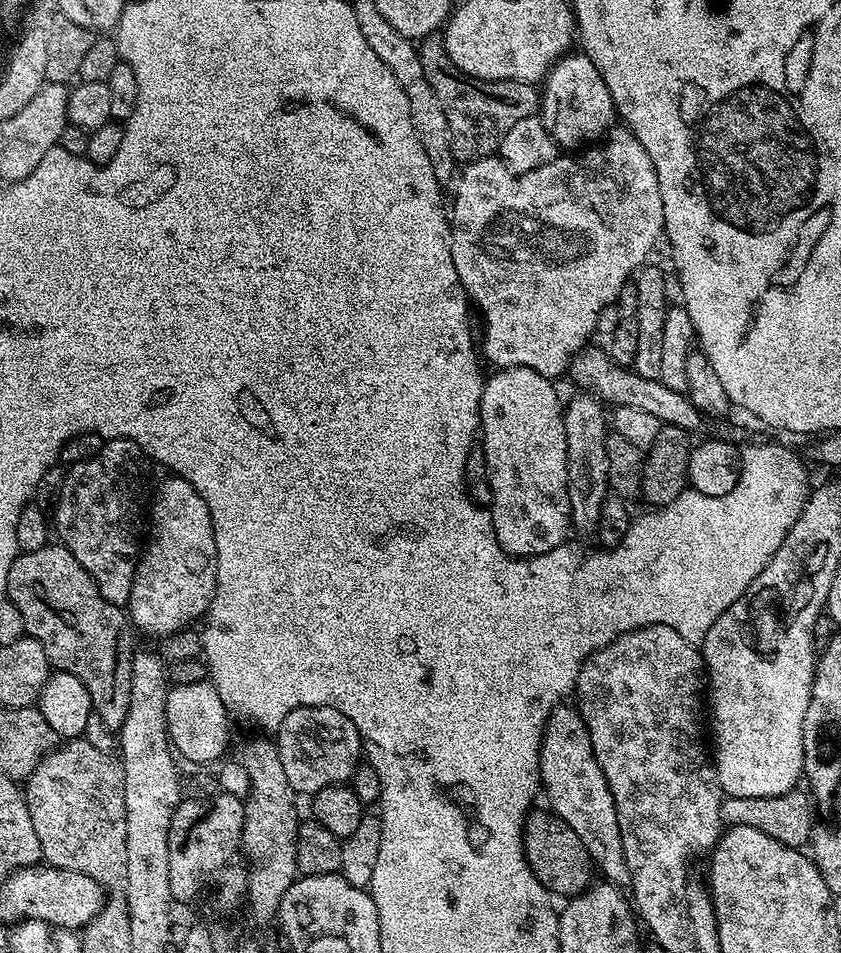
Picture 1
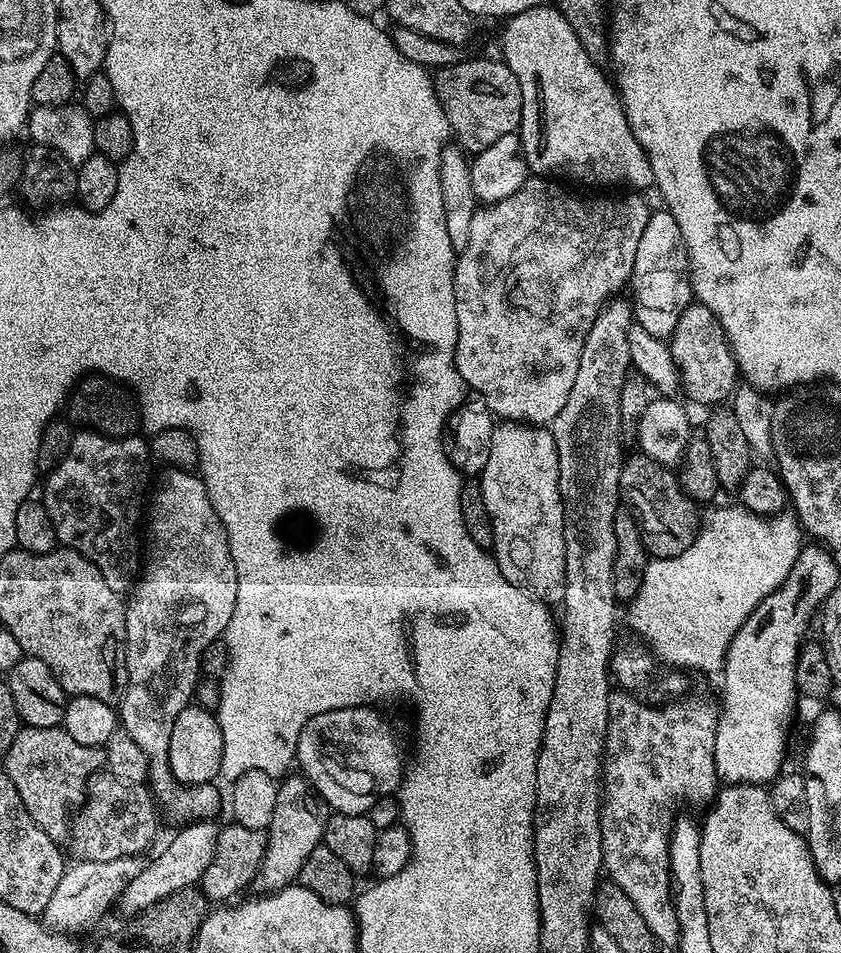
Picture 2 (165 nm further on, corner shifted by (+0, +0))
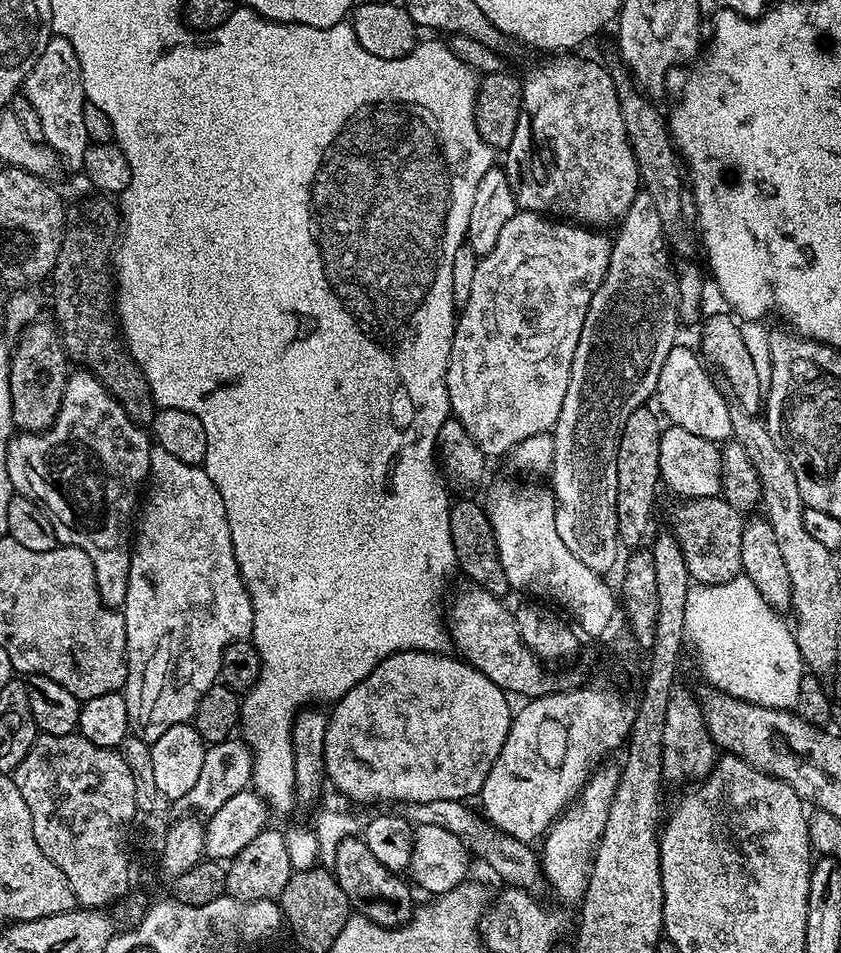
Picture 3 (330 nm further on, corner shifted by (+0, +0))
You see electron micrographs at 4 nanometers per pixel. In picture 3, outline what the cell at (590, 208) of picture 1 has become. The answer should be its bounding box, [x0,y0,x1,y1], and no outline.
[446,210,612,457]

